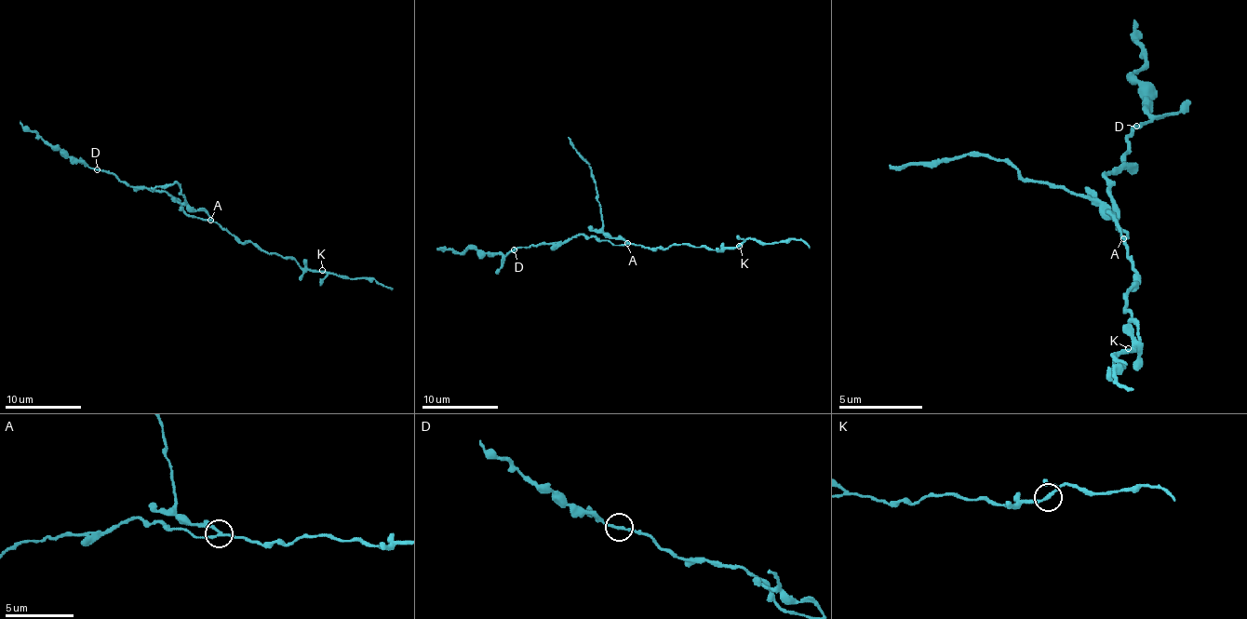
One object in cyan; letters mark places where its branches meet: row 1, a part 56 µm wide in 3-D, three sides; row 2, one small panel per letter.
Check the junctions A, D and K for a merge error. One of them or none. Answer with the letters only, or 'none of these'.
A

